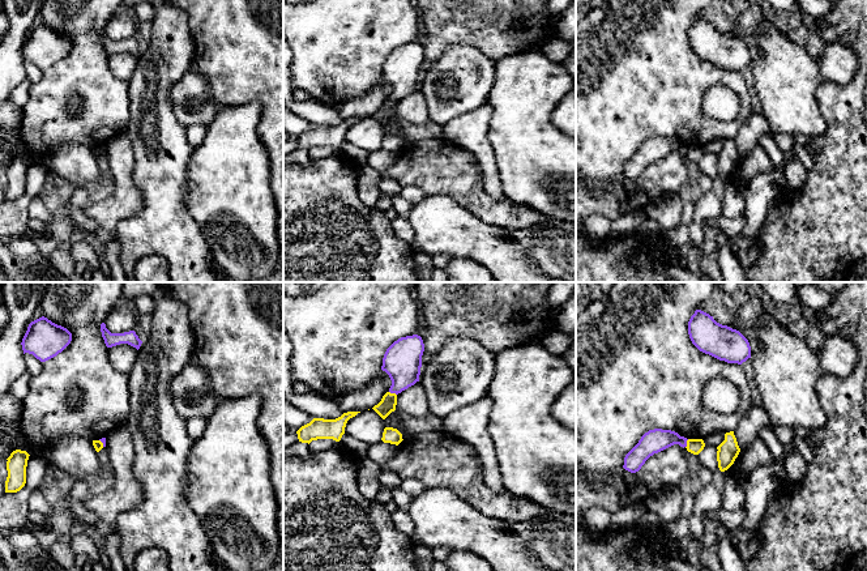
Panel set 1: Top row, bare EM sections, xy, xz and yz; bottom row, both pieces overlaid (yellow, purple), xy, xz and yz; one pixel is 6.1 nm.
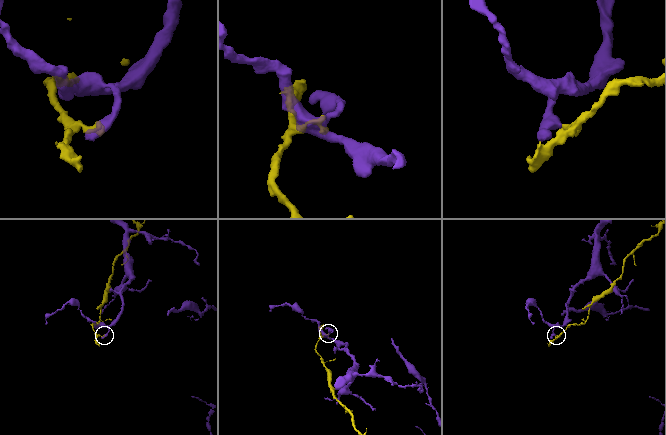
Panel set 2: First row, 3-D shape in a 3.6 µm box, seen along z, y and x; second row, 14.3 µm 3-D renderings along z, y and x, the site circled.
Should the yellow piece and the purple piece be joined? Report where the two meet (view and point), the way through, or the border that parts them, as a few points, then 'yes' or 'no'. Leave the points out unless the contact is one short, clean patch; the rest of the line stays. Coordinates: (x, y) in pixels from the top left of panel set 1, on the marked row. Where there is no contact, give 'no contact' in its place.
yz (687, 443) | along yz (688, 439), (686, 447) | no

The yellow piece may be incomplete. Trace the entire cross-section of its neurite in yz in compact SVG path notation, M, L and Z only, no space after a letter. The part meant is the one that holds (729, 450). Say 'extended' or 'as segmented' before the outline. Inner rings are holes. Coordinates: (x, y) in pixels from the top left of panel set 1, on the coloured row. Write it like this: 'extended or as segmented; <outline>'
as segmented; M734 431L725 434L725 440L717 447L717 461L721 472L727 470L738 457L740 448Z

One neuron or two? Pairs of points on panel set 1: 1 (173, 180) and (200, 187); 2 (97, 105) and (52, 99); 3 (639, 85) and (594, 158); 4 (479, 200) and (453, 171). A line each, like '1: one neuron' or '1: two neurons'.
1: two neurons
2: one neuron
3: one neuron
4: one neuron

